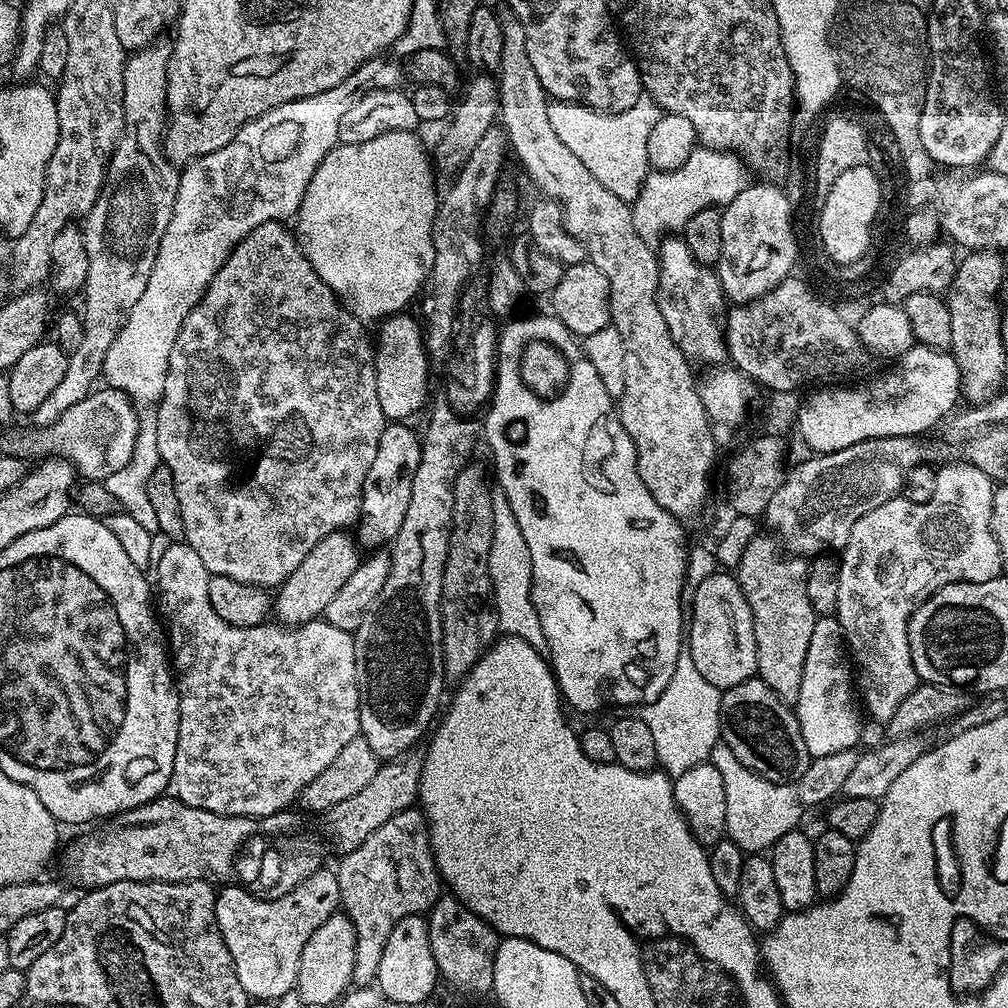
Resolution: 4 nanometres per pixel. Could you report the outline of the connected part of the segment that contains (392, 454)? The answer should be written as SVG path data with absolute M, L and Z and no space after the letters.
M408 422L385 423L378 454L374 456L374 463L370 466L370 474L366 474L362 490L362 506L358 521L358 544L361 549L376 550L395 540L402 522L406 519L406 510L410 507L410 494L414 491L414 474L418 474L418 462L422 458L422 440L412 426Z

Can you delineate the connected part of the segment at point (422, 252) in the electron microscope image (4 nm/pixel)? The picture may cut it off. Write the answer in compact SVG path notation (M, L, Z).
M415 131L387 132L370 142L362 142L361 144L337 143L336 148L330 149L321 158L320 165L316 169L314 169L315 167L311 169L310 186L306 186L306 194L294 217L294 235L299 241L300 249L306 254L310 266L314 266L318 278L322 278L322 282L326 282L326 286L330 286L330 290L339 298L346 311L365 322L371 322L371 320L380 322L385 316L405 311L409 307L407 304L416 295L418 295L417 297L421 295L422 289L429 283L432 275L434 254L436 253L433 228L437 225L438 219L438 194L436 196L436 180L432 177L434 164L430 159L429 149L424 149L423 142L416 135Z

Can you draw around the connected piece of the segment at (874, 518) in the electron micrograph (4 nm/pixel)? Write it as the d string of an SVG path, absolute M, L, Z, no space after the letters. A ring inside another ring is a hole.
M967 462L960 464L948 464L938 471L938 483L934 489L934 498L930 502L910 502L903 498L897 498L890 502L882 502L878 510L870 510L870 514L862 514L858 522L850 530L850 538L842 550L839 557L840 574L838 576L838 606L836 607L836 620L844 632L844 642L848 645L850 659L854 665L855 675L858 677L858 696L863 707L880 722L886 722L902 706L902 698L909 696L912 691L922 683L919 674L914 670L914 658L910 658L910 638L908 637L908 620L914 614L914 610L926 598L930 598L939 588L947 584L957 584L958 582L990 582L990 578L1001 575L1000 551L998 542L994 538L992 529L992 494L994 491L994 481L991 476L985 474L978 466Z

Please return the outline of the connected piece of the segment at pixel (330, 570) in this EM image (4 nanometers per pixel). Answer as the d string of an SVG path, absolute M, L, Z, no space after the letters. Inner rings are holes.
M344 530L331 532L322 542L318 542L318 546L314 546L314 550L310 550L310 554L306 554L306 558L302 558L298 570L294 570L294 574L290 574L290 578L280 585L274 596L274 616L279 623L295 626L323 617L334 594L342 590L342 585L350 579L350 574L354 574L362 559L357 541L353 537L351 540L348 535Z

